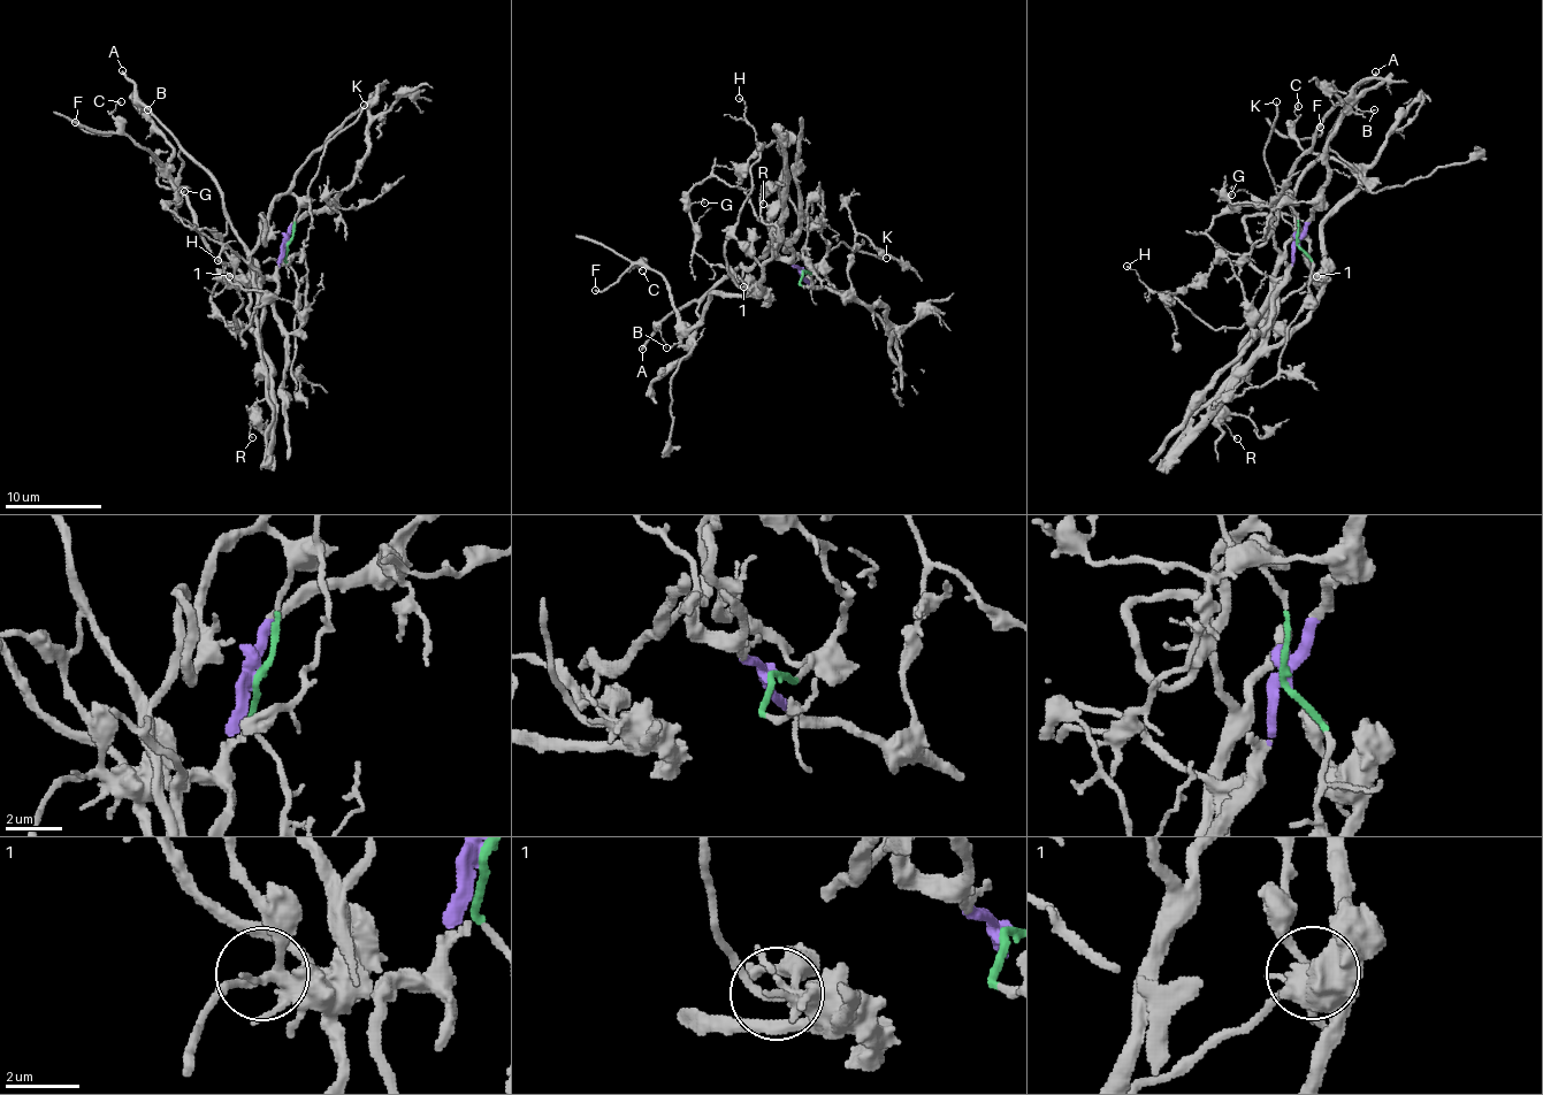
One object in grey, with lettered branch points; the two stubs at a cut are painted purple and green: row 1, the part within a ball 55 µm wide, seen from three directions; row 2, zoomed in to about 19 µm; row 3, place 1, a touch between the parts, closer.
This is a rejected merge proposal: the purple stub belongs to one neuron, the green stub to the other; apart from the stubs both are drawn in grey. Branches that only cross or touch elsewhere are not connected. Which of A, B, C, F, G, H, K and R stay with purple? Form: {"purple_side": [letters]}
{"purple_side": ["C", "F", "G"]}

